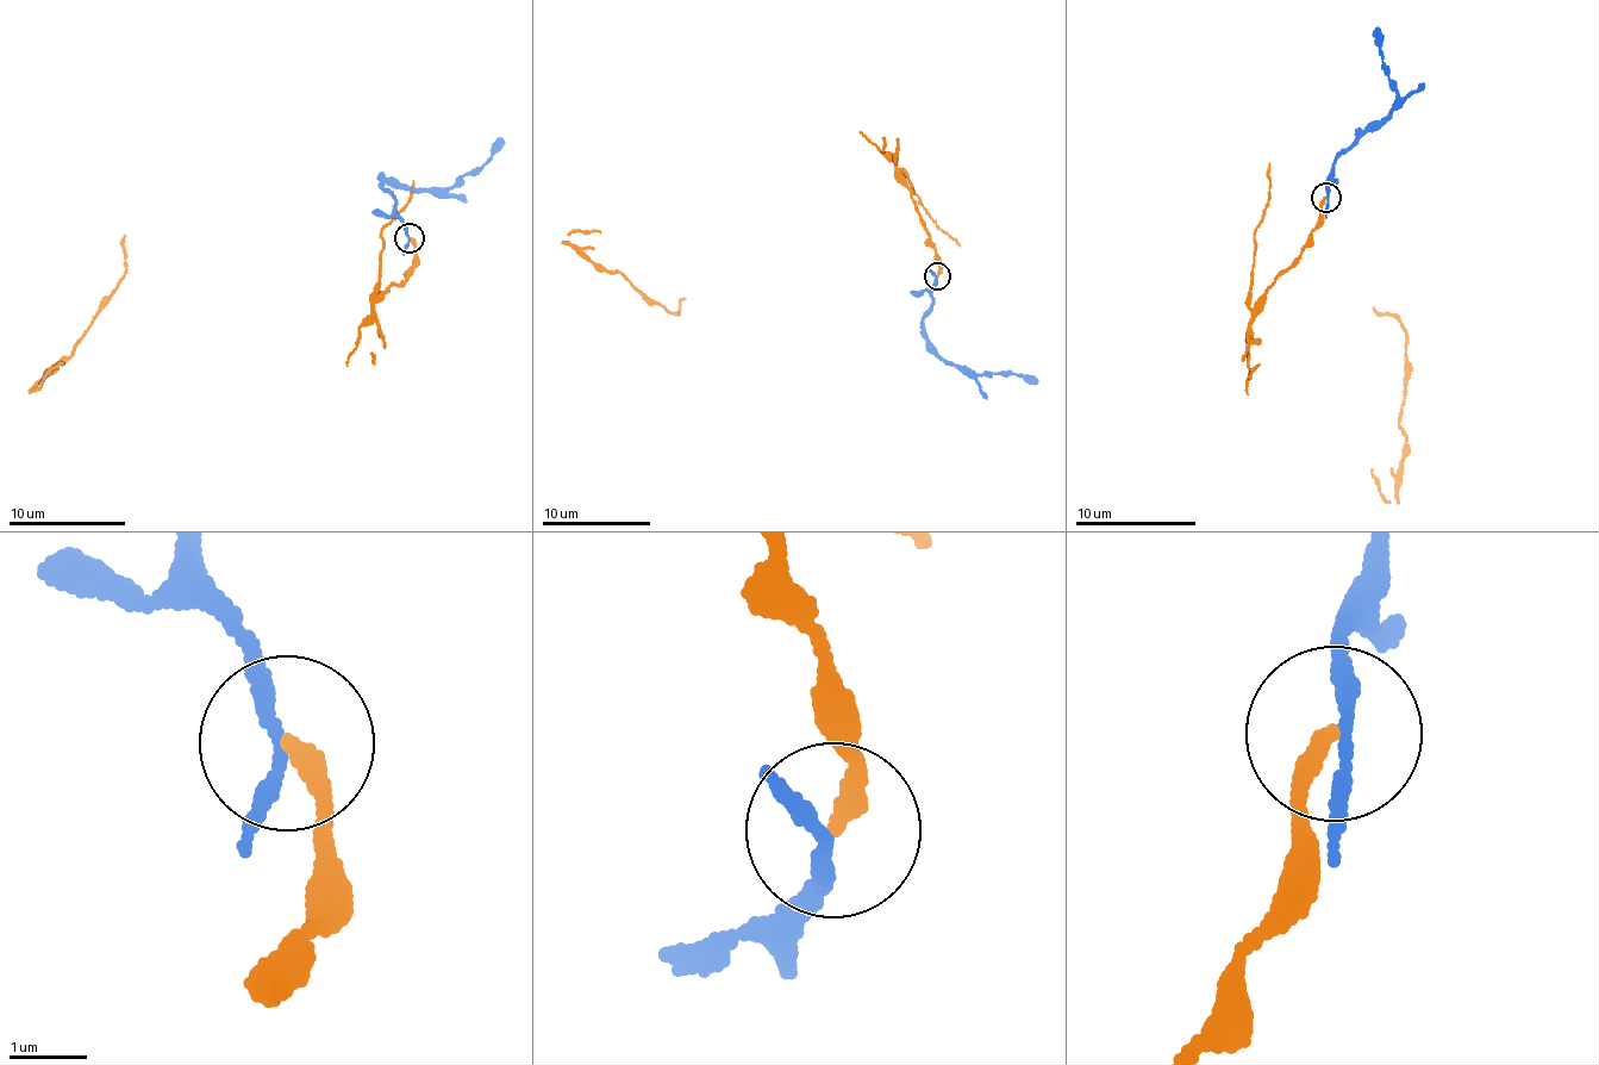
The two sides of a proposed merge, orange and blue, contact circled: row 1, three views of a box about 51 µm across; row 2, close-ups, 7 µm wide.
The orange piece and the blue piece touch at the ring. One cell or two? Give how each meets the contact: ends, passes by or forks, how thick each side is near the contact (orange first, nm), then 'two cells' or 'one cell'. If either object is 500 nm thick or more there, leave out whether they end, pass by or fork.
orange ends; blue passes by; calibres 240 and 160 nm; two cells

